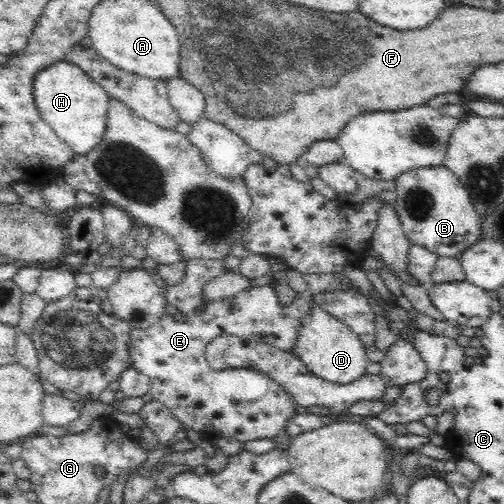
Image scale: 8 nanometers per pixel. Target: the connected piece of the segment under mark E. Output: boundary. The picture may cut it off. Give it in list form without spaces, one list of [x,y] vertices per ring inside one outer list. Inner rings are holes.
[[[194,259],[185,261],[184,276],[180,282],[169,284],[164,287],[164,296],[167,302],[166,314],[160,316],[151,327],[132,328],[130,330],[130,342],[128,342],[128,355],[130,355],[130,367],[138,373],[148,377],[151,382],[150,394],[154,401],[160,401],[167,406],[171,413],[185,426],[199,432],[206,440],[212,437],[229,437],[240,443],[252,442],[254,440],[266,440],[273,437],[278,438],[277,450],[286,451],[290,446],[291,439],[285,438],[286,420],[297,413],[294,411],[294,401],[288,393],[272,381],[262,372],[249,371],[248,368],[224,368],[216,370],[209,367],[205,357],[207,344],[219,336],[237,336],[254,339],[260,343],[266,343],[285,350],[291,351],[296,344],[300,318],[308,310],[310,305],[306,299],[296,297],[288,307],[282,307],[274,286],[278,283],[272,279],[268,284],[260,287],[248,288],[239,292],[236,297],[225,298],[219,301],[205,303],[202,298],[202,286],[210,282],[212,278],[224,273],[224,261],[212,261]],[[184,312],[186,320],[176,320],[174,314]]]

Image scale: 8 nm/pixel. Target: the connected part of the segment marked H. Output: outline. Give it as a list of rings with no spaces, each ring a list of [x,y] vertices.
[[[58,61],[36,74],[33,82],[35,106],[43,121],[66,142],[76,156],[83,157],[104,136],[110,98],[80,67]]]

